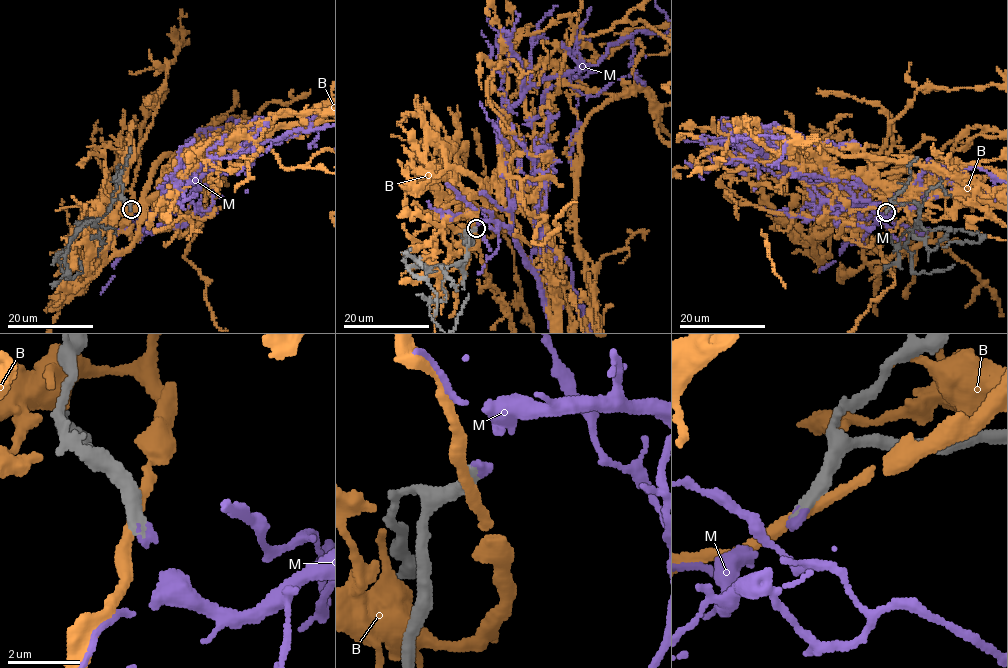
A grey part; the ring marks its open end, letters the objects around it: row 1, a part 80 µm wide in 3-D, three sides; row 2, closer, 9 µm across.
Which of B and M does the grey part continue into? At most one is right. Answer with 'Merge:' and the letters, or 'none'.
Merge: M

